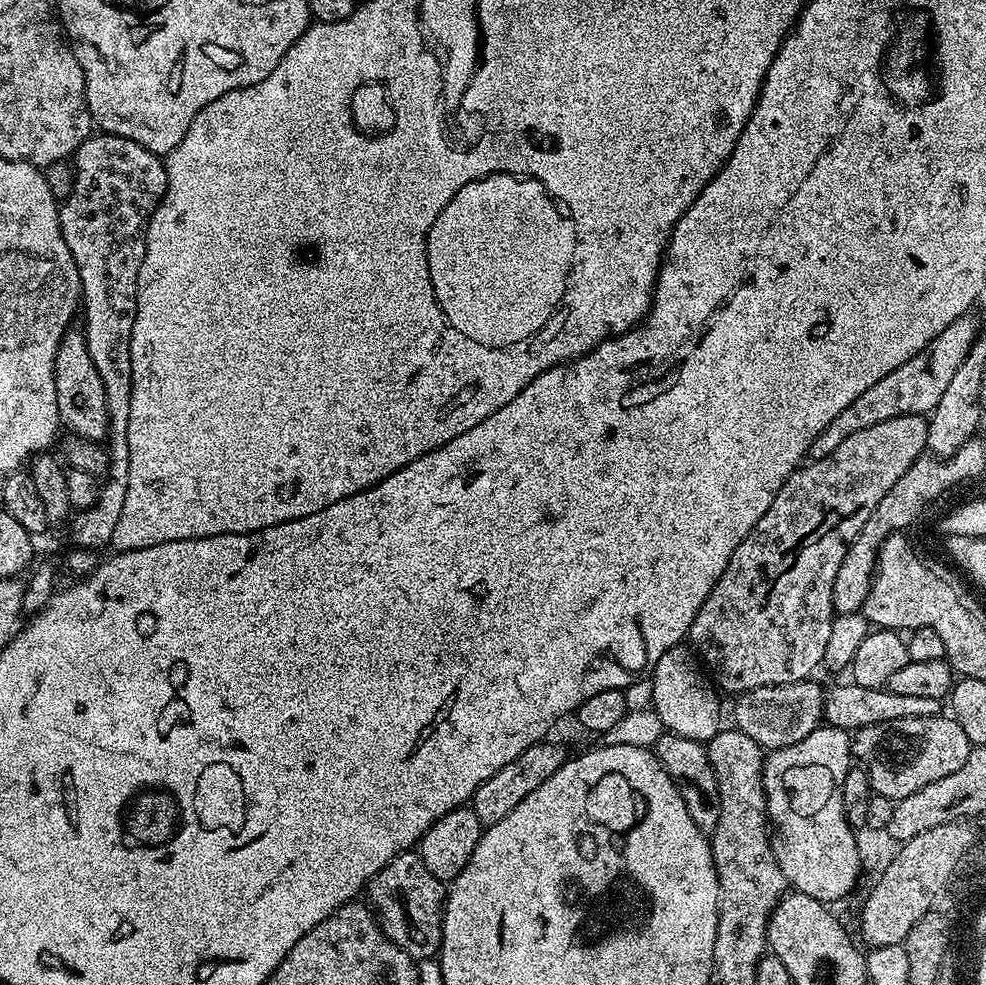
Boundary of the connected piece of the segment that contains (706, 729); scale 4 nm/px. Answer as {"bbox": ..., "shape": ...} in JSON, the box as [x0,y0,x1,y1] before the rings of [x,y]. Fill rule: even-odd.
{"bbox":[650,663,721,744],"shape":[[[696,663],[696,672],[650,672],[650,679],[654,686],[652,705],[667,731],[703,744],[721,731],[720,700],[701,663]],[[696,676],[700,676],[700,680],[696,680]],[[696,696],[700,696],[700,700],[696,700]]]}

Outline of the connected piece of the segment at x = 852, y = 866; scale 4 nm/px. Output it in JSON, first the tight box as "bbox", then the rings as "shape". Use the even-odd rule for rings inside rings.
{"bbox":[764,726,862,902],"shape":[[[829,726],[815,728],[800,742],[767,753],[764,762],[764,790],[770,825],[773,856],[787,883],[795,891],[810,894],[810,898],[833,902],[848,896],[856,879],[862,875],[856,833],[843,812],[841,784],[847,776],[854,757],[847,731]]]}

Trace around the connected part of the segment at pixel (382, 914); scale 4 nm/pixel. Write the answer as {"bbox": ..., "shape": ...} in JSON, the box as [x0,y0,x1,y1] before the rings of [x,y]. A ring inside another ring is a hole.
{"bbox":[366,850,445,962],"shape":[[[416,850],[397,852],[396,857],[382,866],[366,885],[367,903],[384,931],[384,937],[394,941],[417,962],[431,960],[440,951],[445,899],[445,881],[434,878],[434,874],[426,870],[426,862],[422,862]],[[396,896],[400,896],[400,904],[396,904]]]}

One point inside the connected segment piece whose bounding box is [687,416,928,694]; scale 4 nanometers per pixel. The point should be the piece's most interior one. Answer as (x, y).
(767, 621)

